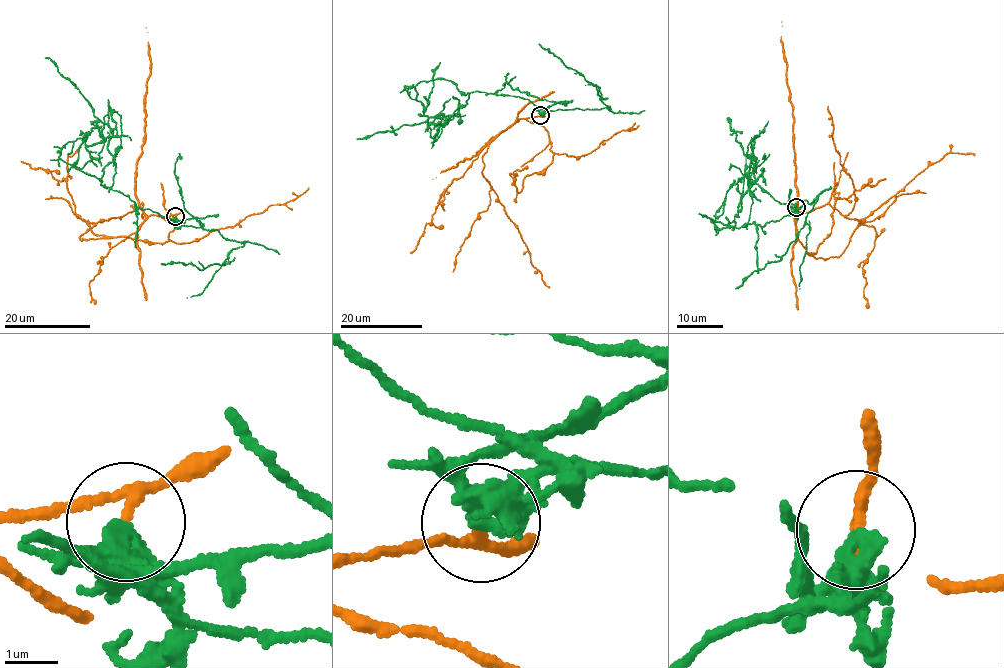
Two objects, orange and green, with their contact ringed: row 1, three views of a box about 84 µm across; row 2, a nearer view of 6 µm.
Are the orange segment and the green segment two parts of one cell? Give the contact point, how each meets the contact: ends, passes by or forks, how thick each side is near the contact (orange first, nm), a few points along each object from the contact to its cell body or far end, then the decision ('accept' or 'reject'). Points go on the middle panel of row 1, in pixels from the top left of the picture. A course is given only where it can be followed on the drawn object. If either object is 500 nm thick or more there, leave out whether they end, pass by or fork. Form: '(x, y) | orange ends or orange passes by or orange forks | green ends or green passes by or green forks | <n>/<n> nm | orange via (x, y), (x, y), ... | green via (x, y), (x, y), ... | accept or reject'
(540, 115) | orange passes by | green passes by | 160/280 nm | orange via (541, 114), (517, 119), (498, 135), (482, 158), (483, 175), (519, 229), (532, 265), (549, 287) | green via (541, 114), (529, 100), (462, 93), (438, 78), (406, 90), (424, 111), (440, 61) | reject

